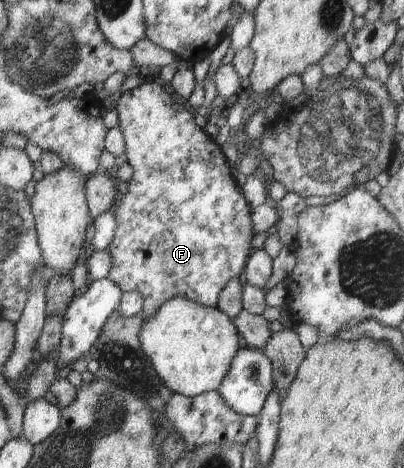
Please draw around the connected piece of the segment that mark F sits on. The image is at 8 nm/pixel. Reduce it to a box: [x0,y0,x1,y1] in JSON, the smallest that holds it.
[108,82,255,320]

